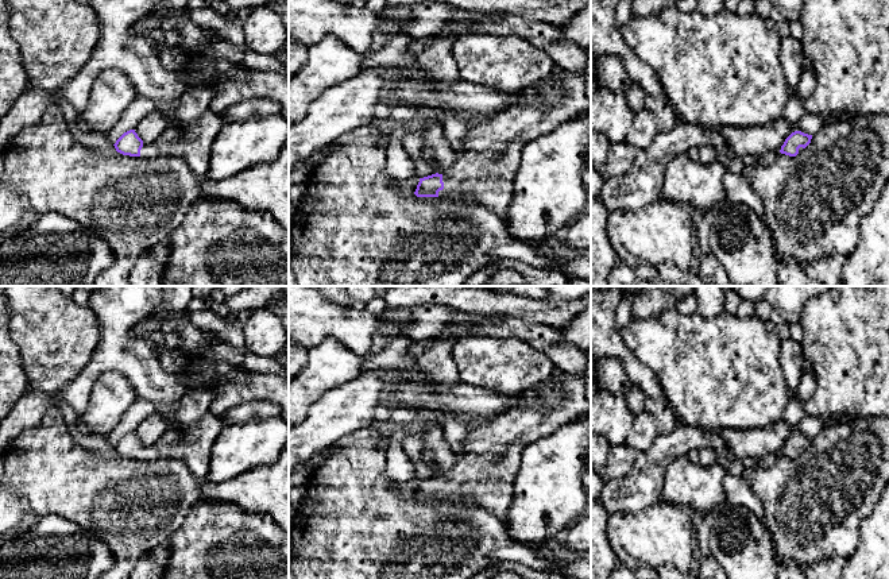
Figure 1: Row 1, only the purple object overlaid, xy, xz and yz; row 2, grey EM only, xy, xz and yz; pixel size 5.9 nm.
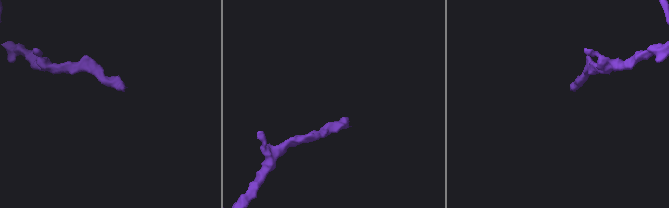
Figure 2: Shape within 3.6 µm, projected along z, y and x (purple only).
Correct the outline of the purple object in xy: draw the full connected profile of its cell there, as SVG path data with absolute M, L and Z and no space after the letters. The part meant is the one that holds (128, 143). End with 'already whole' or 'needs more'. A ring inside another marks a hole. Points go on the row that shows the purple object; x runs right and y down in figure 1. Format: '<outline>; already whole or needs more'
M206 111L190 123L170 121L161 136L150 144L144 143L135 130L130 130L113 146L117 153L130 157L177 157L197 177L202 177L209 170L212 144L224 123L221 116Z; needs more

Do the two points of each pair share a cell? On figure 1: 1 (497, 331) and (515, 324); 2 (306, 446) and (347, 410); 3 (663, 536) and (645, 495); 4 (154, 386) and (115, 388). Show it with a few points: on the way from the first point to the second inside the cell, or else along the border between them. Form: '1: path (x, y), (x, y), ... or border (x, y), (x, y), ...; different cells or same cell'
1: path (501, 327), (511, 327); same cell
2: path (316, 436), (337, 415); same cell
3: border (658, 501), (642, 509), (618, 512); different cells
4: border (104, 373), (120, 371), (128, 379), (138, 397); different cells

